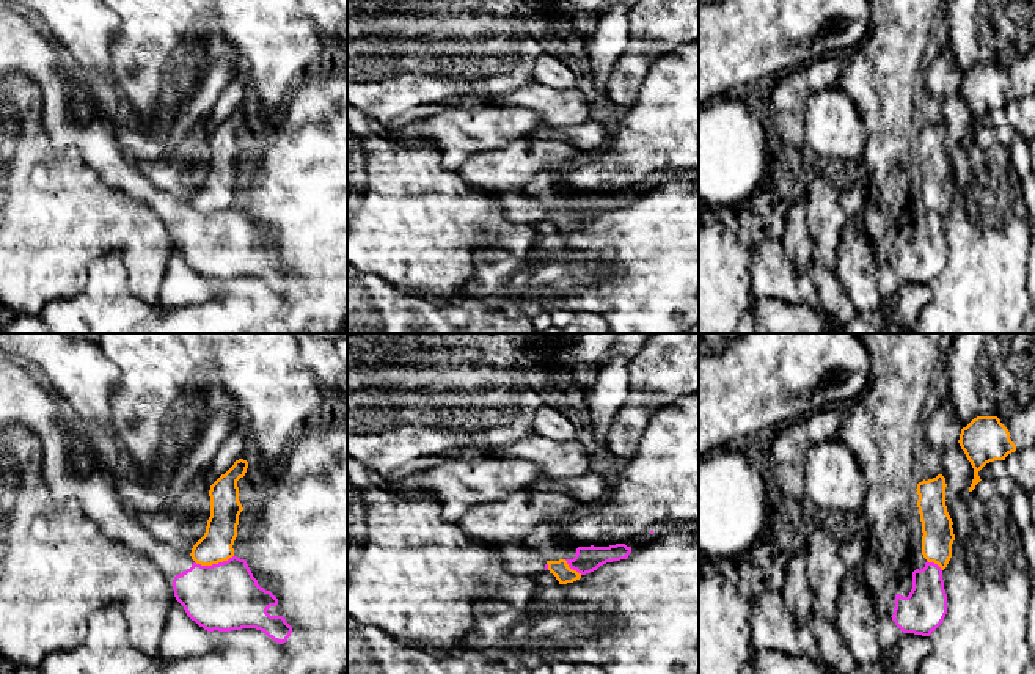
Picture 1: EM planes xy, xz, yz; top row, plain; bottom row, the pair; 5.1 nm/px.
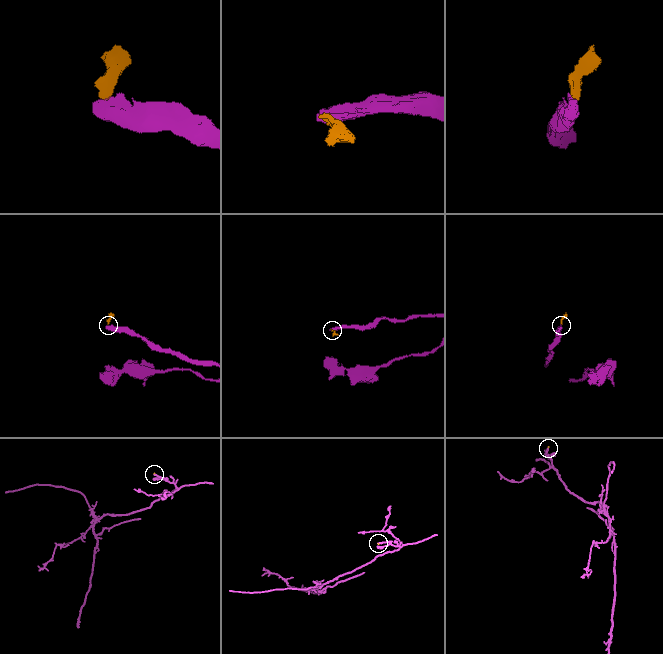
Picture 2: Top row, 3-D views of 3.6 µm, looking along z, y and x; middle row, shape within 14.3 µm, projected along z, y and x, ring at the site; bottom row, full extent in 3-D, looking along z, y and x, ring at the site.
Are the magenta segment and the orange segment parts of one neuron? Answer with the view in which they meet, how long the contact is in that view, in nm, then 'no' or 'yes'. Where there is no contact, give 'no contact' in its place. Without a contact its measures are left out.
contact in xy; length 200 nm; no

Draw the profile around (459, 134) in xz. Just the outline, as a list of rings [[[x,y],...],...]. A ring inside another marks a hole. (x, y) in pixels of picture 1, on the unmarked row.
[[[501,105],[477,110],[454,107],[440,115],[407,123],[391,140],[407,145],[433,141],[441,154],[441,167],[449,173],[473,156],[501,149],[547,127],[540,115]]]

